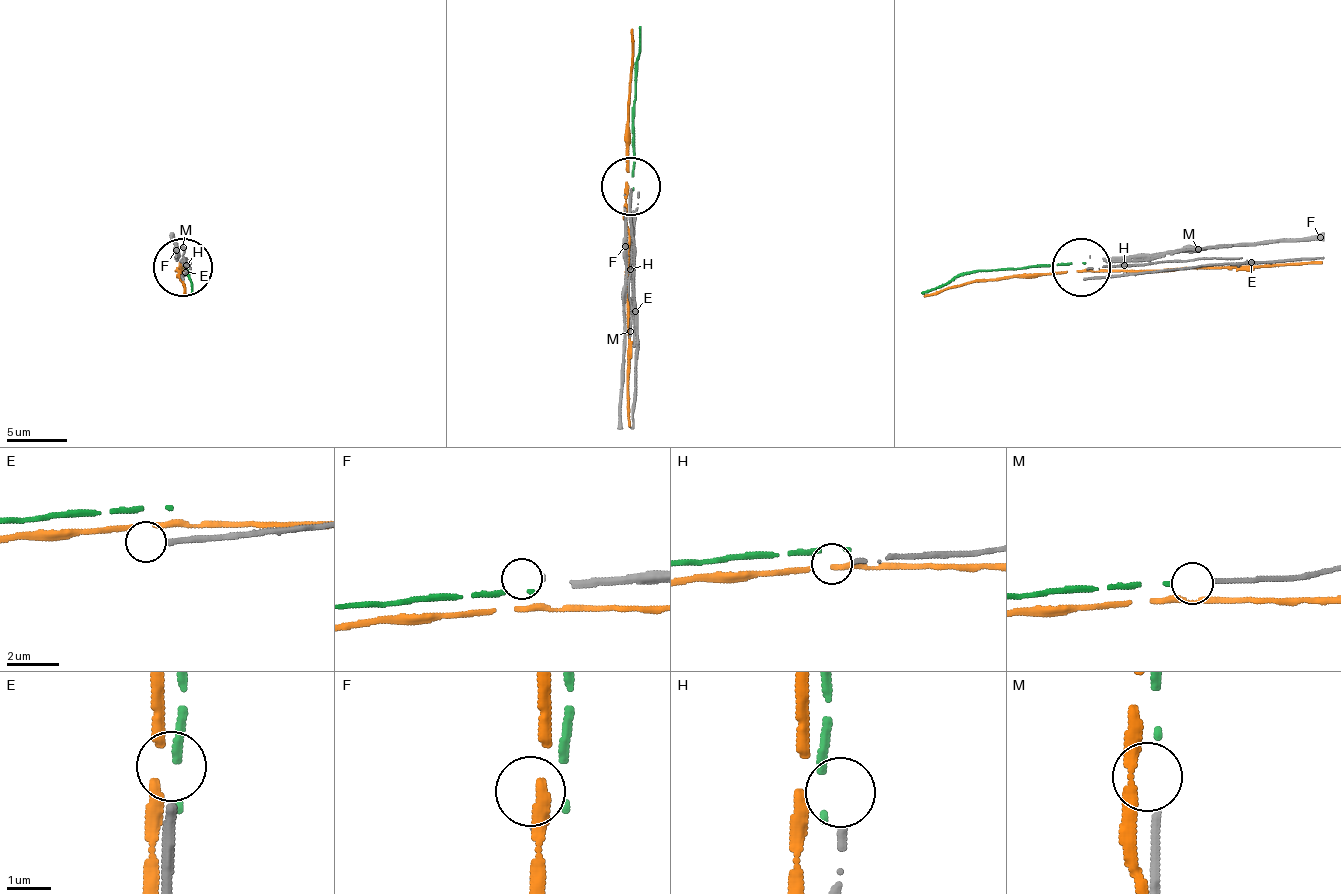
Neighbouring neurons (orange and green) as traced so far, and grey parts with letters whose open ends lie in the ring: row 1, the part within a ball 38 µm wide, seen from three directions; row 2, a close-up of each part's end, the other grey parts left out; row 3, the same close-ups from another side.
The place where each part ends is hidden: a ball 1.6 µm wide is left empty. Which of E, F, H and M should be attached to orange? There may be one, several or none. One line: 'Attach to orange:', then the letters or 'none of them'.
Attach to orange: none of them

